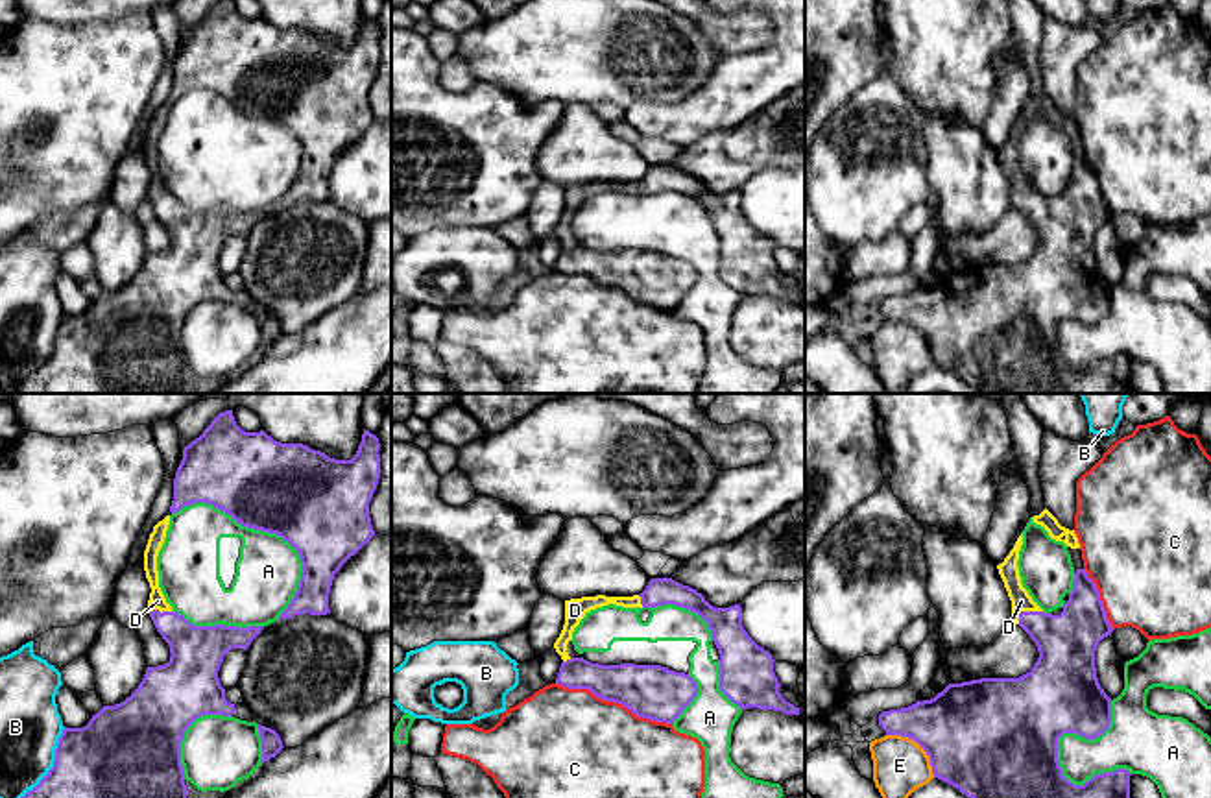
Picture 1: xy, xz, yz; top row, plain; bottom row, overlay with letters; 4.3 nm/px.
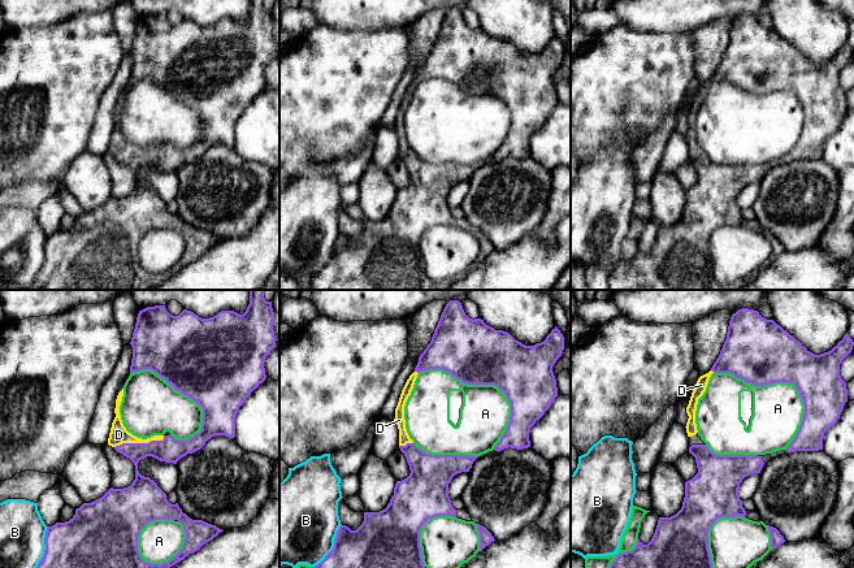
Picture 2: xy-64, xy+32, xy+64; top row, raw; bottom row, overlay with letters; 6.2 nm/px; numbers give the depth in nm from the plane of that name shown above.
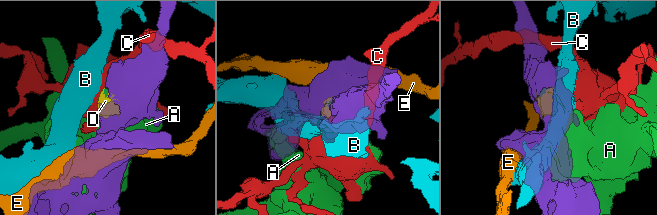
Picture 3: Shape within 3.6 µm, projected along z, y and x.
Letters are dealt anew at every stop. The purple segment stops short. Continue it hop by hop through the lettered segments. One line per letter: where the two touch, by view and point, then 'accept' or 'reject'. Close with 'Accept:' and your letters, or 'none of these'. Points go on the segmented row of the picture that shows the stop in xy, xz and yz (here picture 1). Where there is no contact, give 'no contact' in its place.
A: meets purple in xy at (266, 531); reject
B: meets purple in xy at (54, 765); reject
C: meets purple in xz at (613, 701); reject
D: meets purple in yz at (1025, 612); accept
E: meets purple in yz at (918, 743); reject
Accept: D

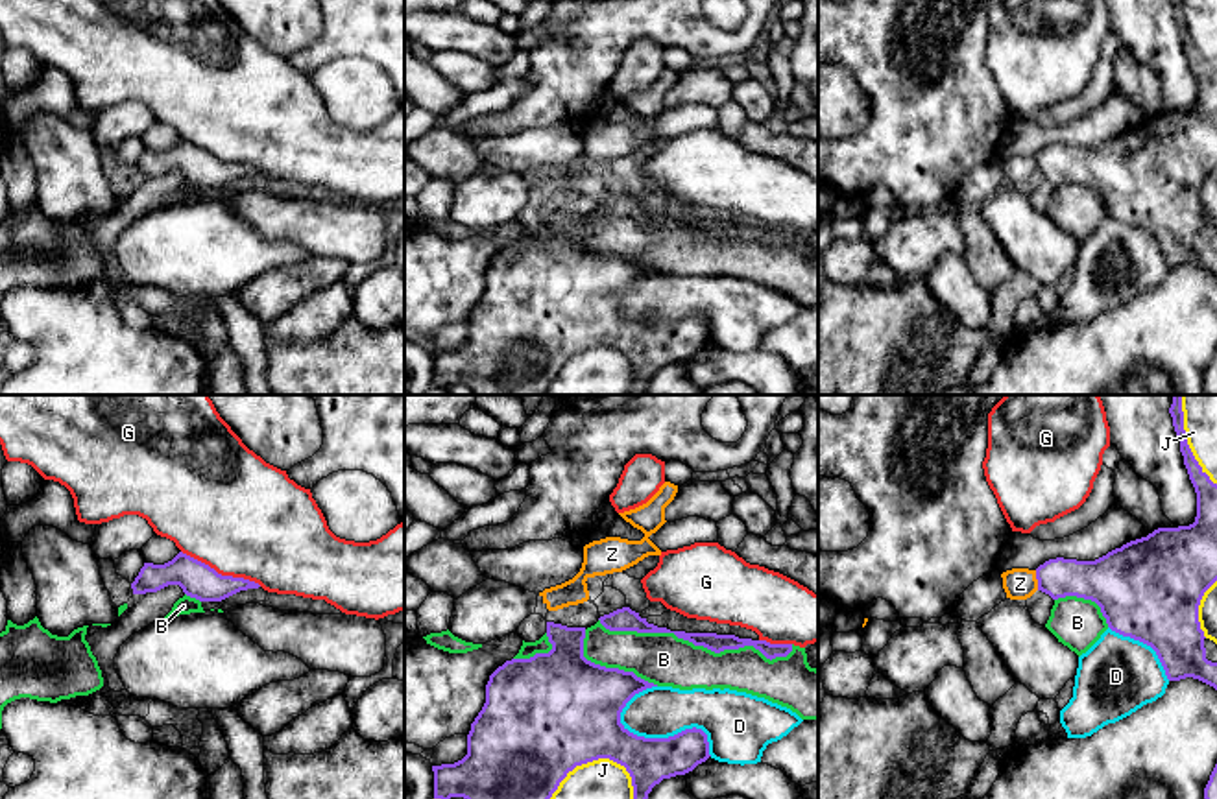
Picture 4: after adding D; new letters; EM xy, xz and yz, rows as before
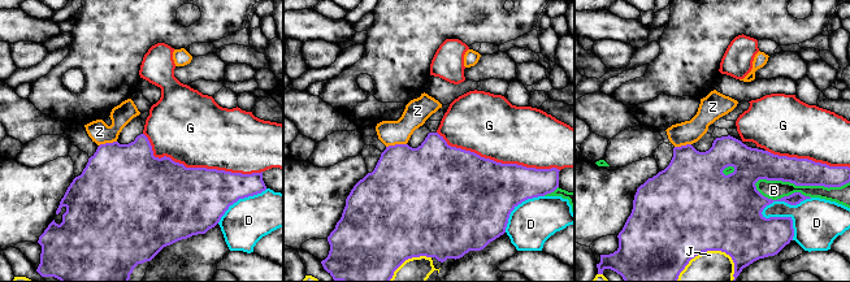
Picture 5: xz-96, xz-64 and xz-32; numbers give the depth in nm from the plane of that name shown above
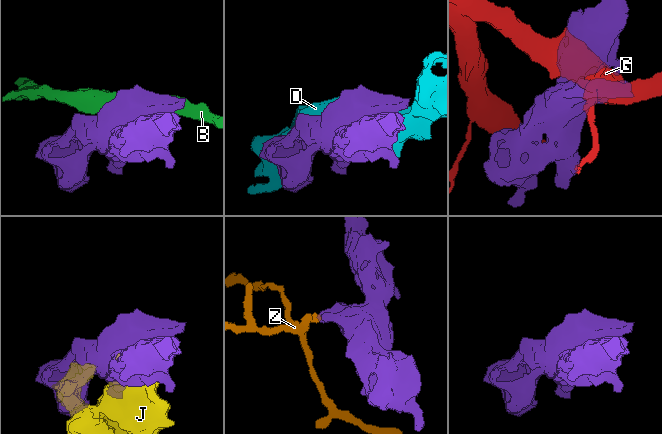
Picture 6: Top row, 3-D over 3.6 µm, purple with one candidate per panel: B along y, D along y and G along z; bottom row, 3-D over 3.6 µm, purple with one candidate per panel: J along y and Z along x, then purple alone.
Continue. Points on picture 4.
B: meets purple in xz at (695, 644); reject
D: meets purple in xz at (669, 737); reject
G: meets purple in xy at (220, 574); reject
J: meets purple in xz at (593, 759); reject
Z: meets purple in yz at (1036, 578); reject
Accept: none of these

